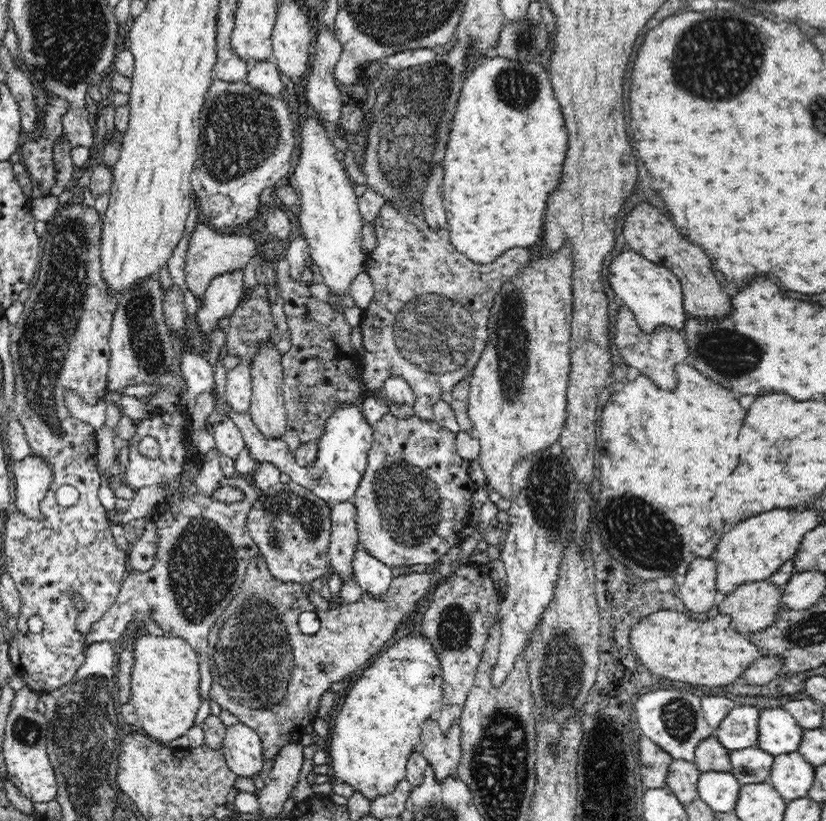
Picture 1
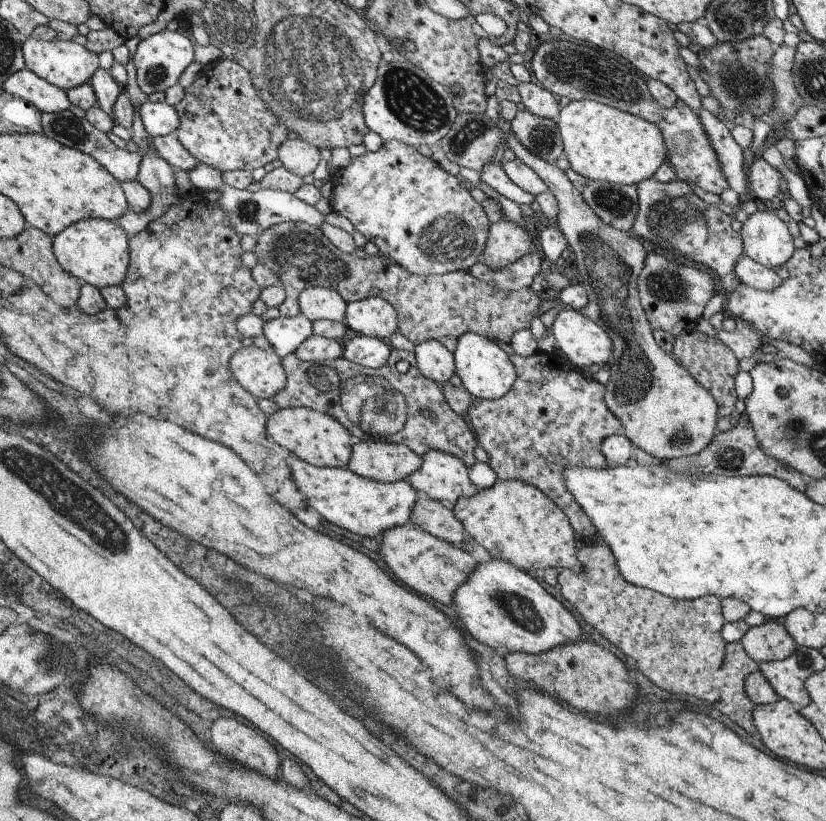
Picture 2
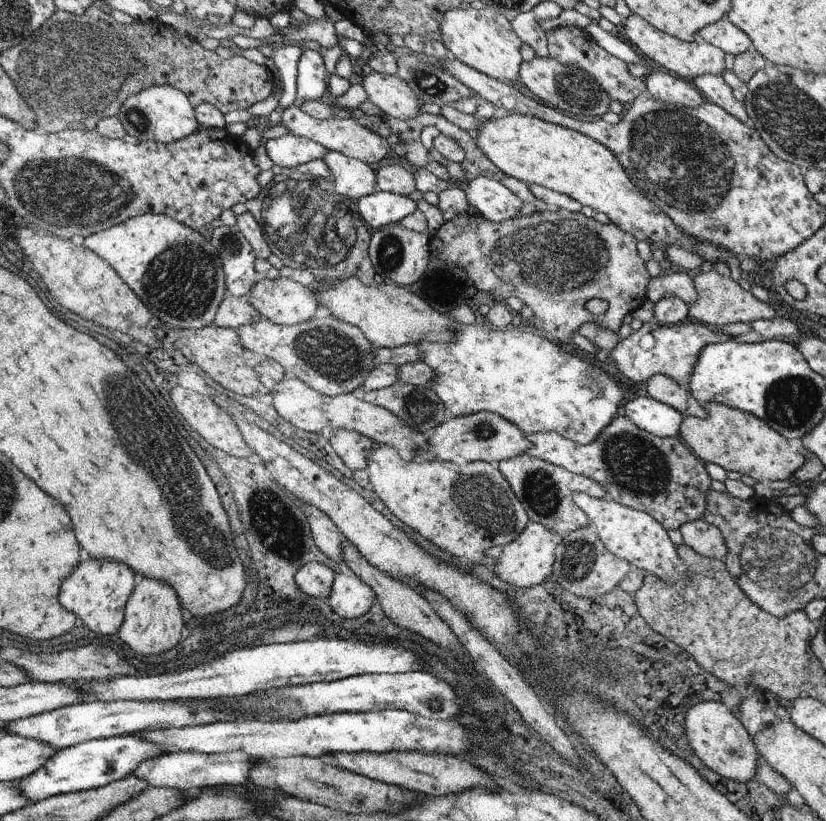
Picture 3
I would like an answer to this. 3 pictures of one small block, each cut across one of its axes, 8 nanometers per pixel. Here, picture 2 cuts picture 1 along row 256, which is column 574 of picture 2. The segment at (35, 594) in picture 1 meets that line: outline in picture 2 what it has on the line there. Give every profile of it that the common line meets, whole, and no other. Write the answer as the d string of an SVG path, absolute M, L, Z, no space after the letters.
M553 39L542 42L534 50L534 56L529 59L532 74L538 84L558 98L566 96L571 101L590 99L642 117L658 126L665 140L668 161L673 166L678 180L693 182L700 188L718 195L729 188L698 113L688 106L671 109L661 107L650 94L644 76L616 53L597 47L590 48L570 40Z

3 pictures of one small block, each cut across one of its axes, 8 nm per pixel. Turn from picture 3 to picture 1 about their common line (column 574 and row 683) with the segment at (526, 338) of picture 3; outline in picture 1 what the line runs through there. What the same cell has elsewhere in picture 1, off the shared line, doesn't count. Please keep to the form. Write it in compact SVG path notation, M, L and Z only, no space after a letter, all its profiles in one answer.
M421 631L398 640L376 661L366 668L346 694L343 707L336 717L334 733L330 737L330 765L334 778L349 784L368 800L394 792L398 782L406 776L406 762L419 749L422 724L435 717L442 708L442 669L432 643Z

